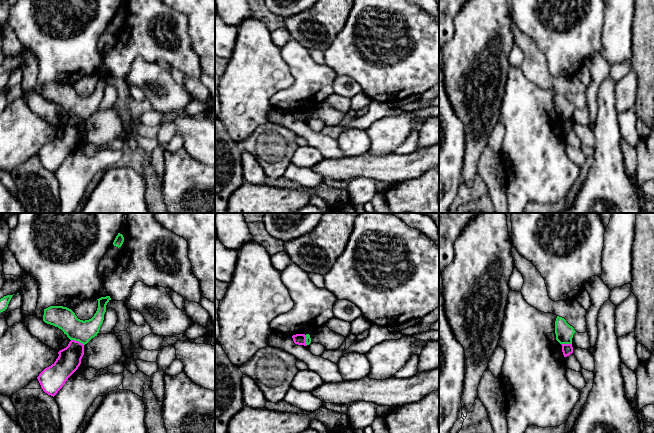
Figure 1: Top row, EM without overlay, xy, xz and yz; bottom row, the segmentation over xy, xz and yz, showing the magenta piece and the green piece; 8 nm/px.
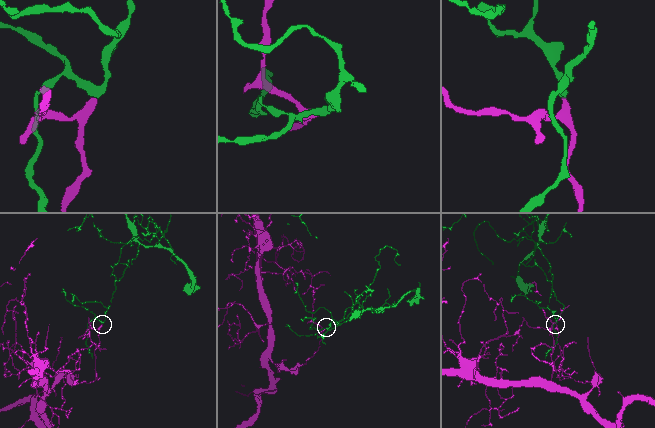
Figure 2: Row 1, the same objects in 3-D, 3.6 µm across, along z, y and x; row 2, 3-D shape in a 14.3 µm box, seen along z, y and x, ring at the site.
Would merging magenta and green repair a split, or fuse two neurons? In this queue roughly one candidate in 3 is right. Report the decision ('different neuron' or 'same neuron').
different neuron

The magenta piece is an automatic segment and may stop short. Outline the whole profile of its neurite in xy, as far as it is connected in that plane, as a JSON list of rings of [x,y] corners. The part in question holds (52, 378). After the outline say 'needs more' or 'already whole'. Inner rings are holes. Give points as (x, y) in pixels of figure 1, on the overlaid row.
[[[71,340],[58,354],[56,361],[37,377],[43,391],[53,397],[80,366],[84,345],[79,341]]] | already whole

